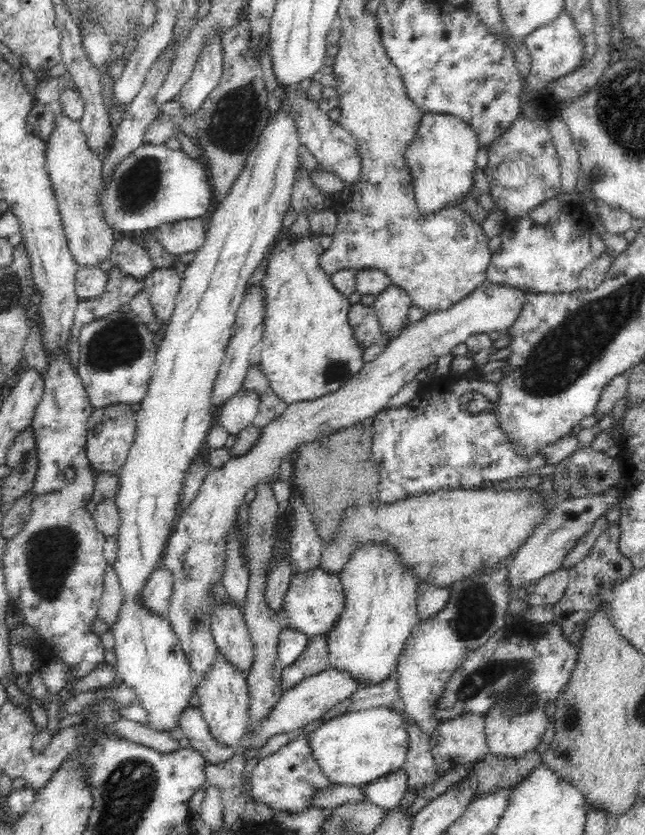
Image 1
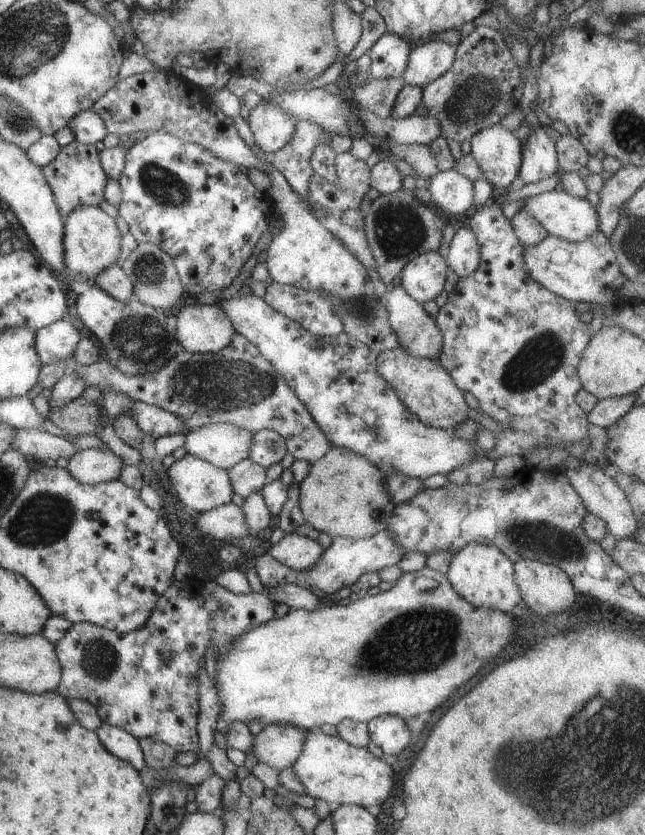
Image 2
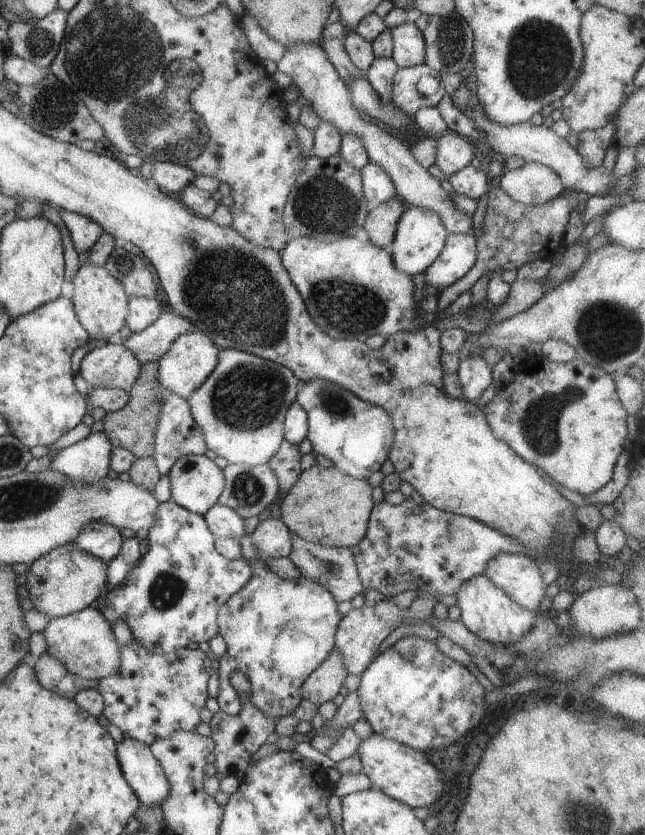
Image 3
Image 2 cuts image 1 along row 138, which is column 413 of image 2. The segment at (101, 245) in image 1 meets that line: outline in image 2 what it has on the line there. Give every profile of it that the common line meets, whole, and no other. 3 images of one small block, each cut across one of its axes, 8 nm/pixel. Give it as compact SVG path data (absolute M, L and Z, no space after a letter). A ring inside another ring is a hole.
M437 40L414 46L401 74L404 84L420 88L428 86L454 64L456 49L454 45Z

